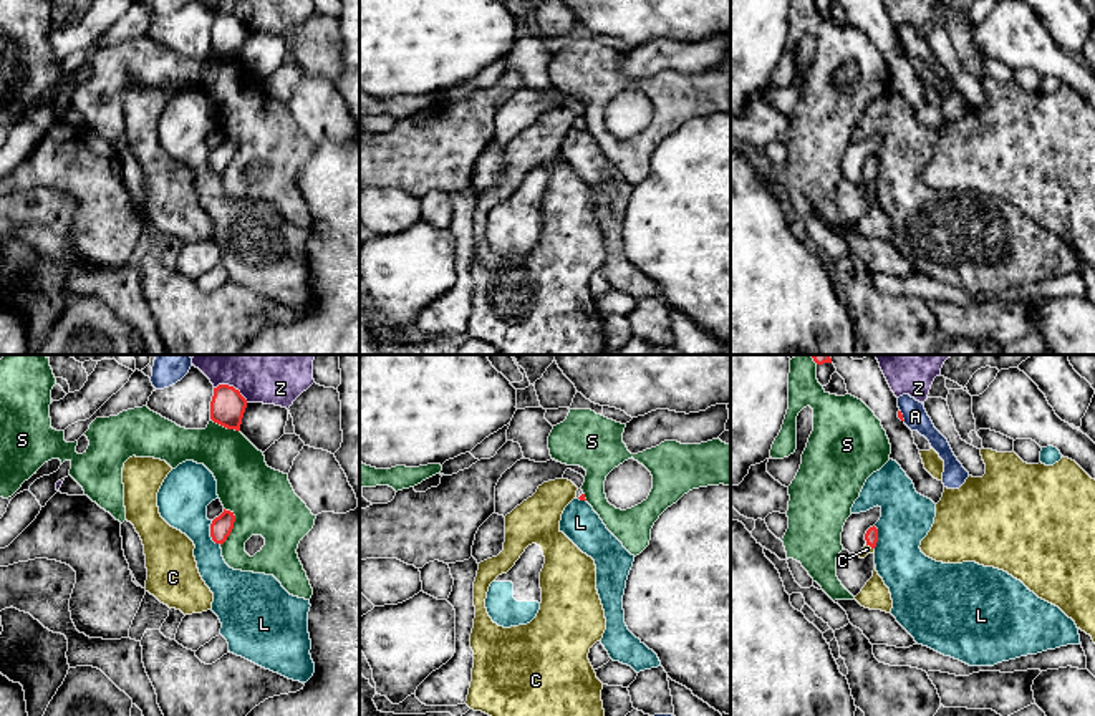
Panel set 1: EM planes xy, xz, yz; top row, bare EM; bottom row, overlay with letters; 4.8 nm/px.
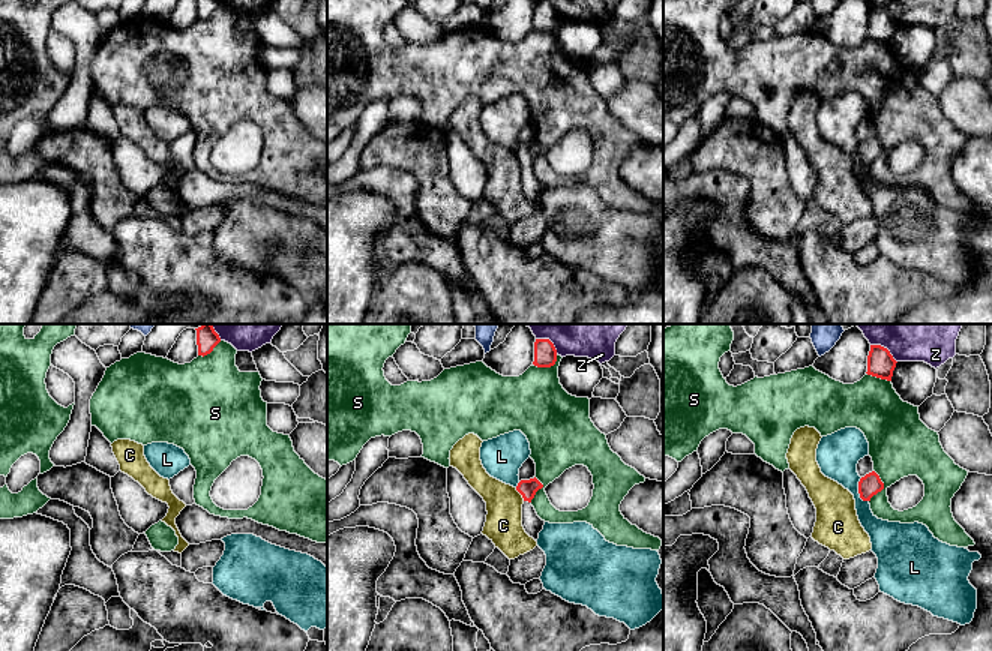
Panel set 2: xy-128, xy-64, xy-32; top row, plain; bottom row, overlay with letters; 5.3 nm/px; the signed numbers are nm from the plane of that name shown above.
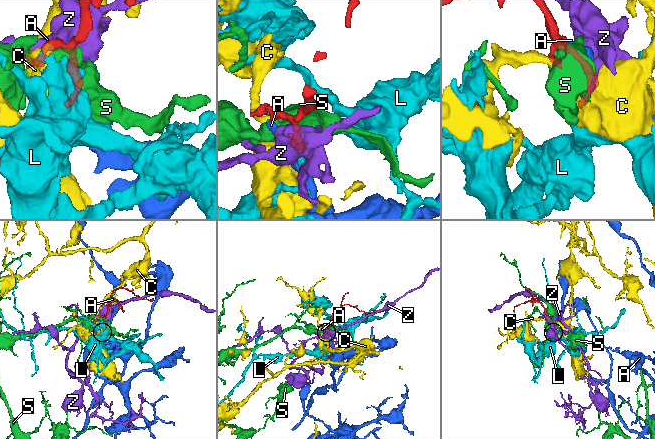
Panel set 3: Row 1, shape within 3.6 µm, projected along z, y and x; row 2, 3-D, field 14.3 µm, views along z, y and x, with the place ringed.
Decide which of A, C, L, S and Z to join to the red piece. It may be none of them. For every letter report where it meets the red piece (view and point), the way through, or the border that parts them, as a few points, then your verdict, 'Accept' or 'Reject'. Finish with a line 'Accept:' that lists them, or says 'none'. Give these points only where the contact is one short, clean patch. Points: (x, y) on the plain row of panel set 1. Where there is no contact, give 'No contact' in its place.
A: Touches red at yz (902, 43). Reject
C: Touches red at yz (870, 174). Reject
L: Touches red at xy (211, 163). Boundary: xy (211, 149), (211, 166), (221, 173). Reject
S: Touches red at xy (232, 154). Reject
Z: Touches red at xy (232, 15). Boundary: xy (214, 15), (232, 14), (247, 30). Reject
Accept: none

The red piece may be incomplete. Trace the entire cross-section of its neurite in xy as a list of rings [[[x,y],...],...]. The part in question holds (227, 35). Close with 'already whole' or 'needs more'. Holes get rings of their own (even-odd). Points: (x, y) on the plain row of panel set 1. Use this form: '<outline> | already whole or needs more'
[[[229,13],[214,17],[210,30],[210,48],[227,58],[240,60],[242,46],[247,36],[247,28],[239,18]]] | already whole

